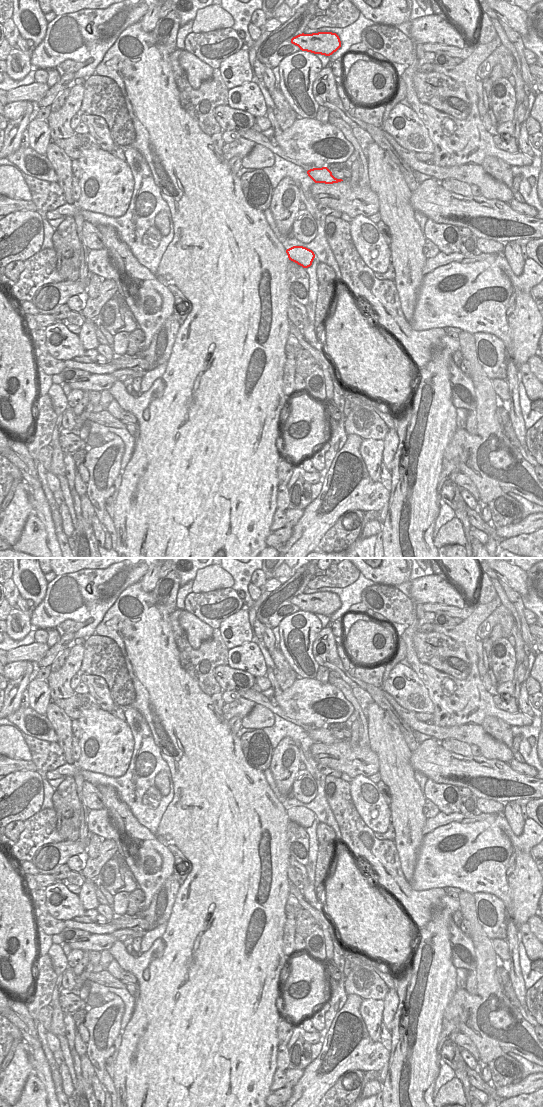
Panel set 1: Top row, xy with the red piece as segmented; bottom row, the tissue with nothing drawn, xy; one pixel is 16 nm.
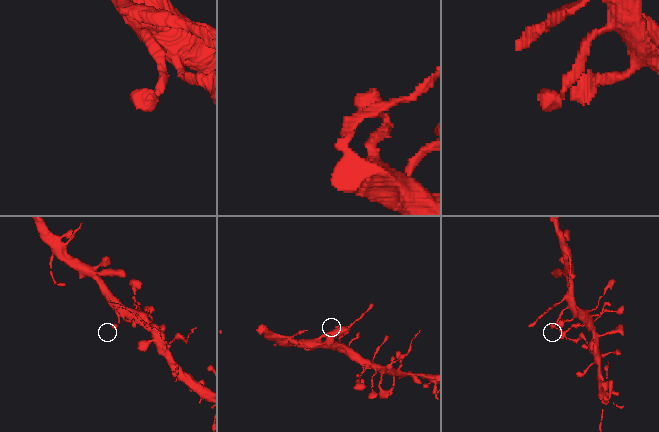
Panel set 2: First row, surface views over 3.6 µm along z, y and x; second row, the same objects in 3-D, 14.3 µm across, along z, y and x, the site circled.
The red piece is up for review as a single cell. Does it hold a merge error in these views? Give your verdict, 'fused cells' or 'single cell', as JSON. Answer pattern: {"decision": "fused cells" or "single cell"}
{"decision": "single cell"}

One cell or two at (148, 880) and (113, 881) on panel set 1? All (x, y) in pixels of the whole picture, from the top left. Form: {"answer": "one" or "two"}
{"answer": "two"}

